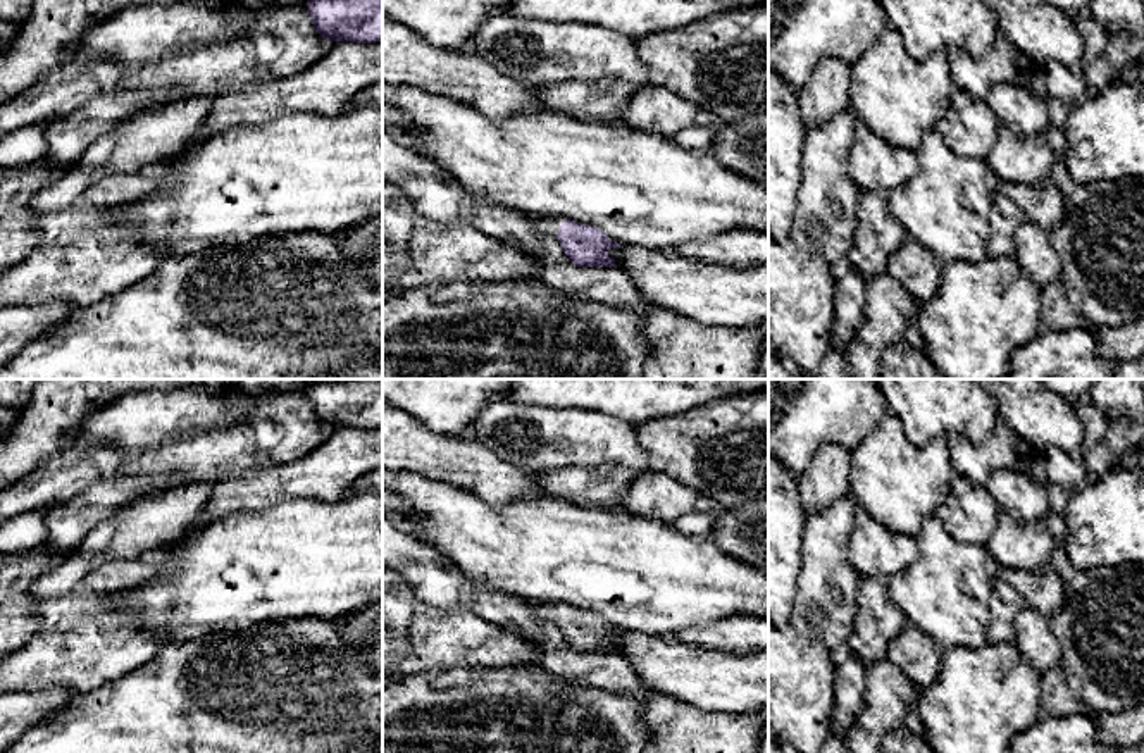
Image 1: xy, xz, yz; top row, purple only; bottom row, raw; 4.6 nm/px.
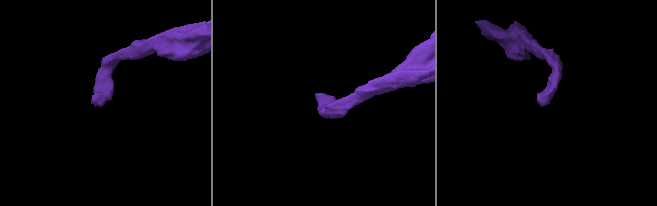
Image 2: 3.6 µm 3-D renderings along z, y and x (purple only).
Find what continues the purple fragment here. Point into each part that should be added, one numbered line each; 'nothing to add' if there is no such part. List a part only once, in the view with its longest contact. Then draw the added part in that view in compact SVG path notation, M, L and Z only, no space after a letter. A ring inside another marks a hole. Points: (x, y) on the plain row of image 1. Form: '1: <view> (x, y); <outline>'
1: xz (547, 612); M553 603L553 605L541 605L539 617L546 622L556 624L558 613L562 608L567 607L565 603Z

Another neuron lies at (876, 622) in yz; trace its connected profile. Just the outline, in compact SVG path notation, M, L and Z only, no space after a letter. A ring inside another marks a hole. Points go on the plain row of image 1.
M860 577L848 653L865 667L884 660L887 646L906 625L906 617L889 598L887 582L875 577Z

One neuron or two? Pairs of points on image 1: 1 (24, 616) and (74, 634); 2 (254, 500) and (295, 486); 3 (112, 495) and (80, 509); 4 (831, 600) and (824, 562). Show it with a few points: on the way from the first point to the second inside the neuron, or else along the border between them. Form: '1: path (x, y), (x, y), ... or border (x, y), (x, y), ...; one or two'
1: border (40, 603), (38, 629), (18, 650); two
2: path (264, 490), (267, 486), (285, 486); one
3: path (104, 498), (88, 509); one
4: path (826, 591), (826, 571); one

